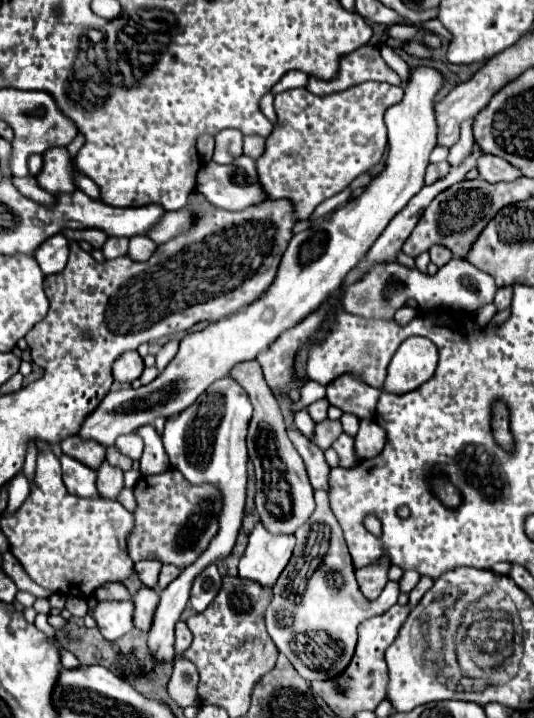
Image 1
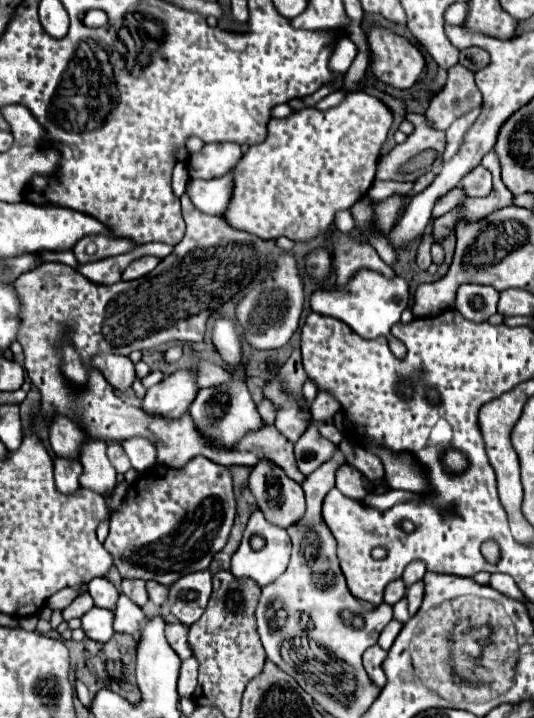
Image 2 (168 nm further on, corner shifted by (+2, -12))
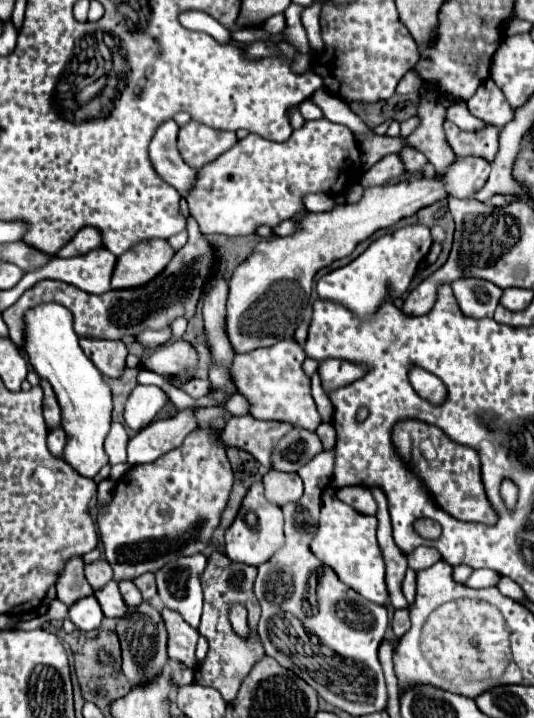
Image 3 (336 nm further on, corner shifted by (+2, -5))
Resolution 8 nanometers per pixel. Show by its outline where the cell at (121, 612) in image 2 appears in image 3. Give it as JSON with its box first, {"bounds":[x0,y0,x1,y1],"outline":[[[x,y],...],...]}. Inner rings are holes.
{"bounds":[95,581,129,619],"outline":[[[109,581],[101,591],[95,591],[95,597],[105,613],[105,617],[115,617],[115,619],[121,619],[127,615],[129,607],[127,603],[123,601],[121,593],[119,593],[119,587],[115,581]]]}

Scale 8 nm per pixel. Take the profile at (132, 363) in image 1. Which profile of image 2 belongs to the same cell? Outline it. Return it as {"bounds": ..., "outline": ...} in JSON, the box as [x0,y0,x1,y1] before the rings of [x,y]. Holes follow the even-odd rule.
{"bounds":[91,354,135,390],"outline":[[[99,354],[95,360],[91,360],[91,366],[97,368],[105,380],[117,388],[117,390],[127,390],[135,382],[135,368],[133,362],[127,356],[115,356],[115,354]]]}

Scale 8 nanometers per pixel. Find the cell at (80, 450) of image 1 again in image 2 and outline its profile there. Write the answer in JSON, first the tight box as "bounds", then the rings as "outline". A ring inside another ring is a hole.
{"bounds":[49,416,83,456],"outline":[[[55,416],[49,424],[49,440],[51,448],[55,450],[57,456],[79,456],[79,444],[83,442],[83,432],[67,420],[67,416]]]}

